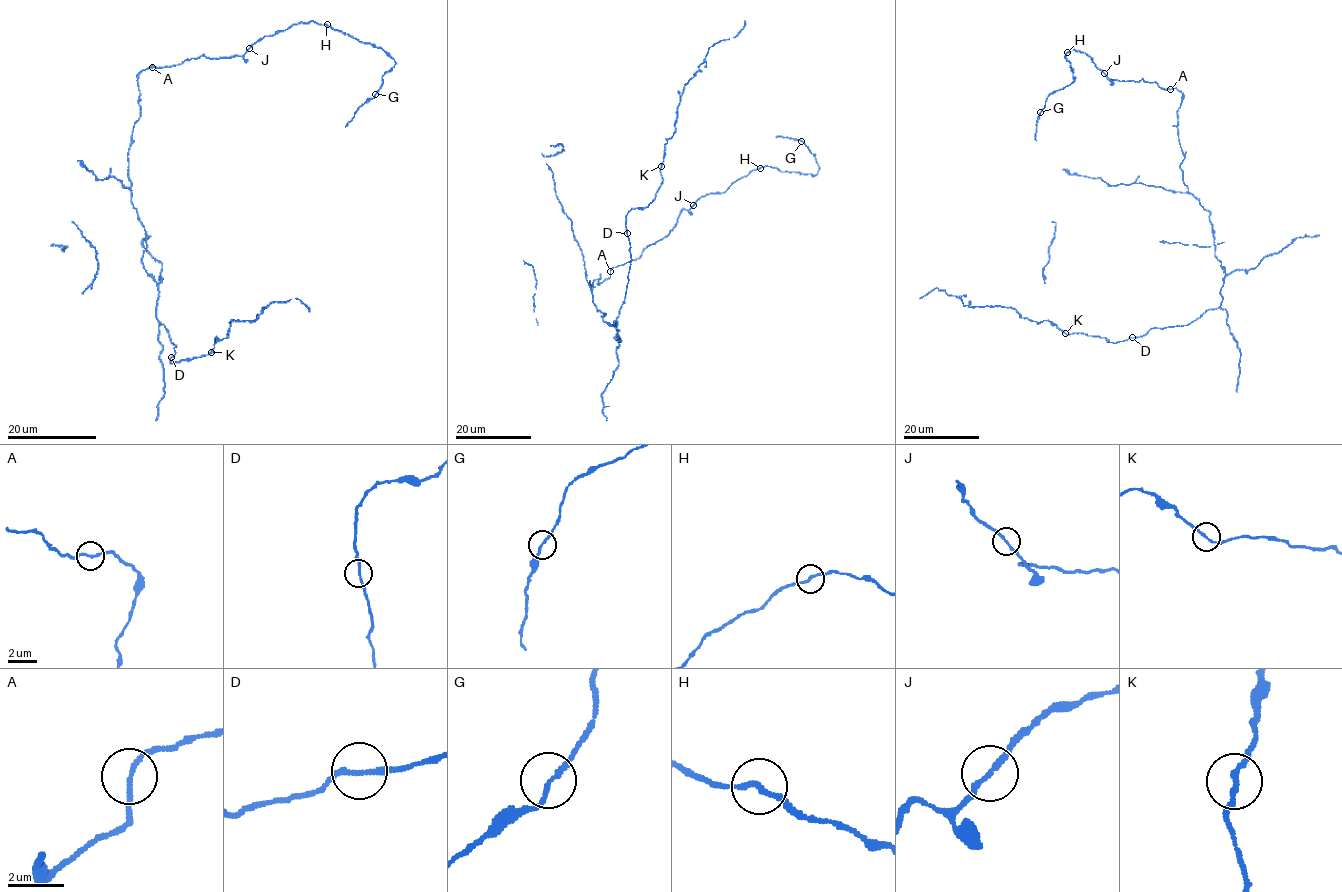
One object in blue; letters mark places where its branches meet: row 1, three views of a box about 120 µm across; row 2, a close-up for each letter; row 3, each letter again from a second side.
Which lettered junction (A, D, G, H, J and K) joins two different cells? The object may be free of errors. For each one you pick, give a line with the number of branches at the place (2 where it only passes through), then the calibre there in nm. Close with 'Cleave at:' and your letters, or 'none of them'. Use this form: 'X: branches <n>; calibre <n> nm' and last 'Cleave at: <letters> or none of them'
Cleave at: none of them

